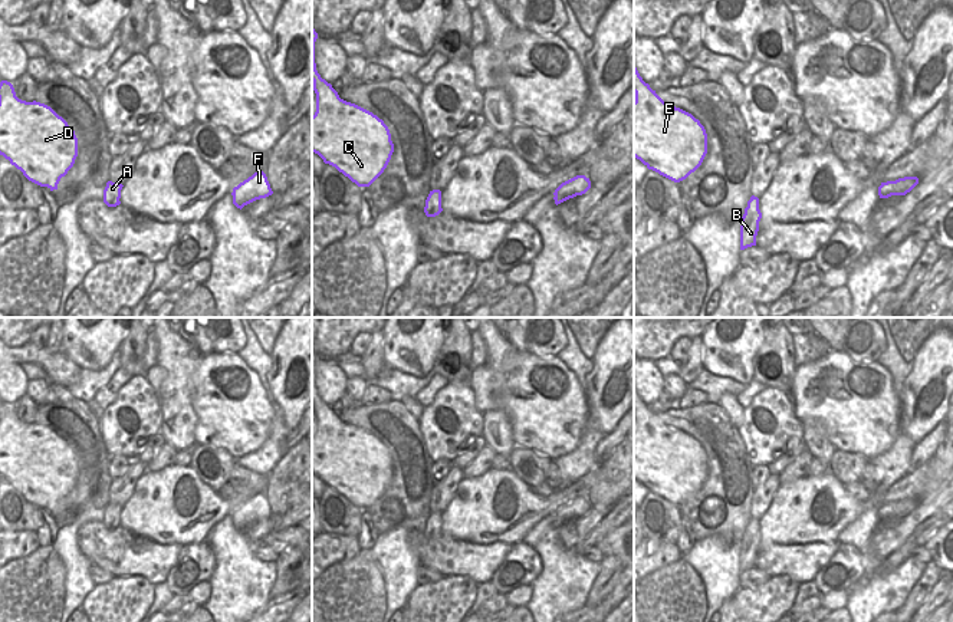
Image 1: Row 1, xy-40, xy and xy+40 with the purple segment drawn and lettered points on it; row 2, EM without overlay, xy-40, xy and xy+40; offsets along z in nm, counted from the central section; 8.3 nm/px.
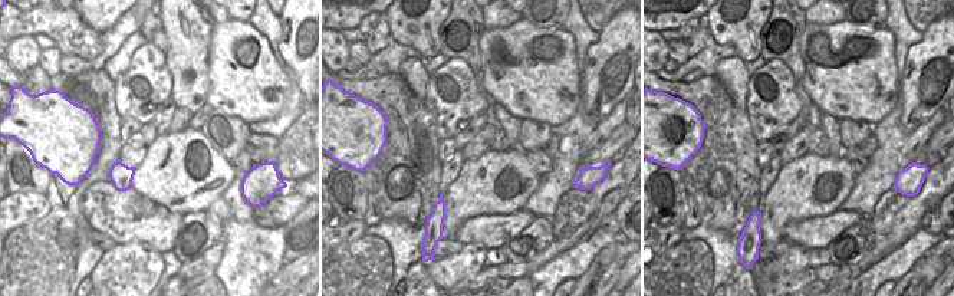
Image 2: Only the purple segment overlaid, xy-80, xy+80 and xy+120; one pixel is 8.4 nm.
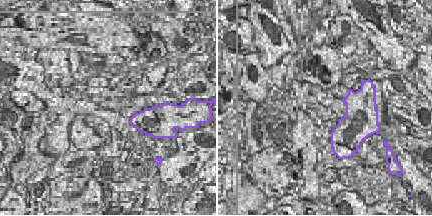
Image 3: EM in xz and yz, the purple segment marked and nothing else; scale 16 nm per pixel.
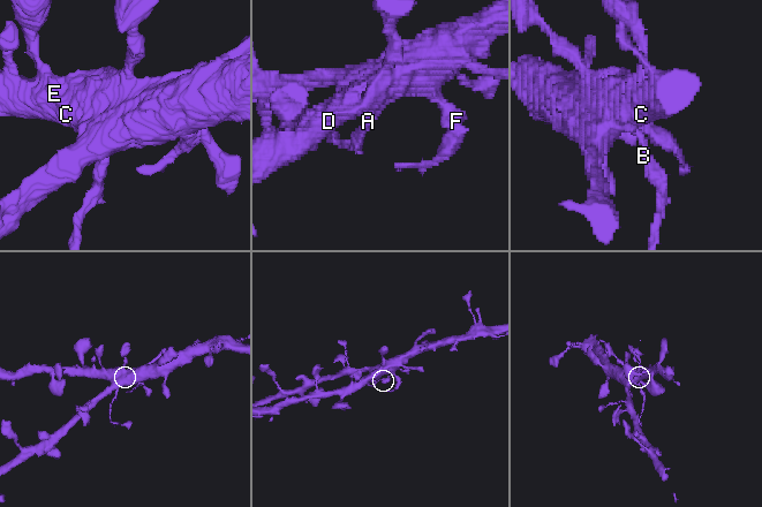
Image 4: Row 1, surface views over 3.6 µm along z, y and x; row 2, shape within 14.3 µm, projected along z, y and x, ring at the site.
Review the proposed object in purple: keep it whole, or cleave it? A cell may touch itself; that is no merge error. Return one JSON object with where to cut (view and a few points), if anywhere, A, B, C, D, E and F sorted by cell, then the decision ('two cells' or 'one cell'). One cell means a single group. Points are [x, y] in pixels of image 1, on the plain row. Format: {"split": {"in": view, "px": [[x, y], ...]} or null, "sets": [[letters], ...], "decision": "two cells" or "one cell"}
{"split": {"in": "xy+40", "px": [[748, 527], [758, 532]]}, "sets": [["A", "C", "D", "E", "F"], ["B"]], "decision": "two cells"}

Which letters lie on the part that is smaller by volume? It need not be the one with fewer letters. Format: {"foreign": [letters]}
{"foreign": ["B"]}

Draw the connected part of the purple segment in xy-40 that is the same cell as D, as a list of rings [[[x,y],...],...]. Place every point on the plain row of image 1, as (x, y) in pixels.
[[[0,404],[0,477],[23,497],[50,513],[78,478],[78,460],[50,428],[16,418],[10,404]]]

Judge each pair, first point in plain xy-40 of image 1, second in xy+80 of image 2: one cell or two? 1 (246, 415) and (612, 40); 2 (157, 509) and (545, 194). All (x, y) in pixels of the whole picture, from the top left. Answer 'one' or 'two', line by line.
1: two
2: two

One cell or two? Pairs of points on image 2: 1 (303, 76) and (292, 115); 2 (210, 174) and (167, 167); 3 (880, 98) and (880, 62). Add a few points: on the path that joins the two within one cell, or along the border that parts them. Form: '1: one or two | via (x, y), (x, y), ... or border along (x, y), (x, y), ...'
1: two | border along (295, 82), (305, 98)
2: one | via (200, 181), (194, 181), (187, 174), (177, 171)
3: one | via (881, 89), (880, 71)

